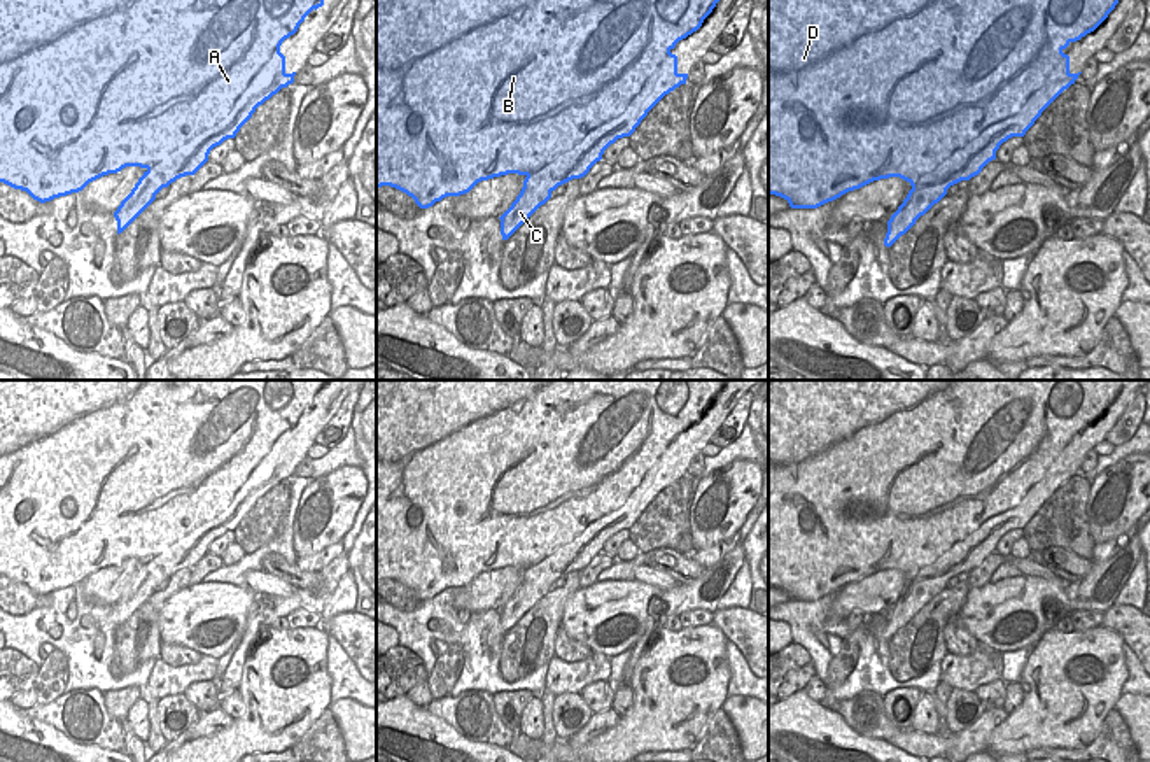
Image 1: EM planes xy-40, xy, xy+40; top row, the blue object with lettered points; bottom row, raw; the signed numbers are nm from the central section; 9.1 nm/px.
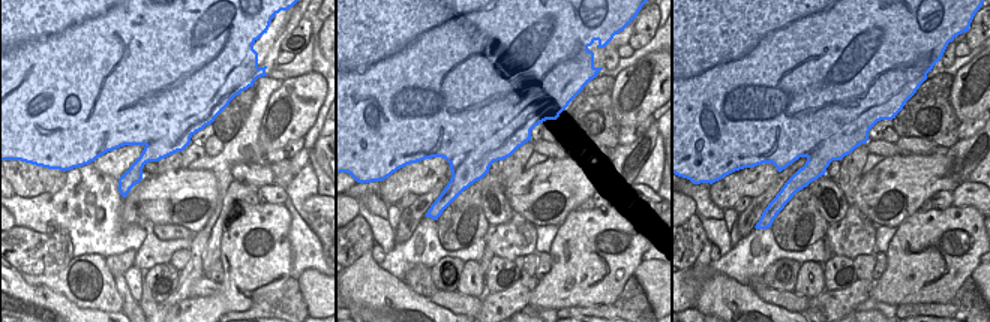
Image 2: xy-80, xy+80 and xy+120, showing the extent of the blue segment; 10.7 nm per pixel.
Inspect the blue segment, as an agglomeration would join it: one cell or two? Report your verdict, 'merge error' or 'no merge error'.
merge error

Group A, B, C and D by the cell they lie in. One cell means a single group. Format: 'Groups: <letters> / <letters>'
Groups: A B D / C.

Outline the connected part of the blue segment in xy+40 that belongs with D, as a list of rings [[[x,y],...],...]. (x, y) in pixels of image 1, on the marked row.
[[[768,0],[768,194],[784,198],[791,208],[817,208],[873,180],[900,177],[915,180],[957,149],[978,138],[984,130],[1022,114],[1045,89],[1068,89],[1078,79],[1069,72],[1062,51],[1094,32],[1118,0]]]

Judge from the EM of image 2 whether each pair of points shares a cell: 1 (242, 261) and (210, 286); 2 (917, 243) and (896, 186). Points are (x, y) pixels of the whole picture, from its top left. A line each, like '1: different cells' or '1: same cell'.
1: different cells
2: different cells

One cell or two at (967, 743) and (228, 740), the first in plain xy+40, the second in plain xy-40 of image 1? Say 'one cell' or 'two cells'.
two cells

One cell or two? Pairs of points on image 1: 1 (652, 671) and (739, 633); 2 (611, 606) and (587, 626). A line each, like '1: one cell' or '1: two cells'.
1: two cells
2: one cell

